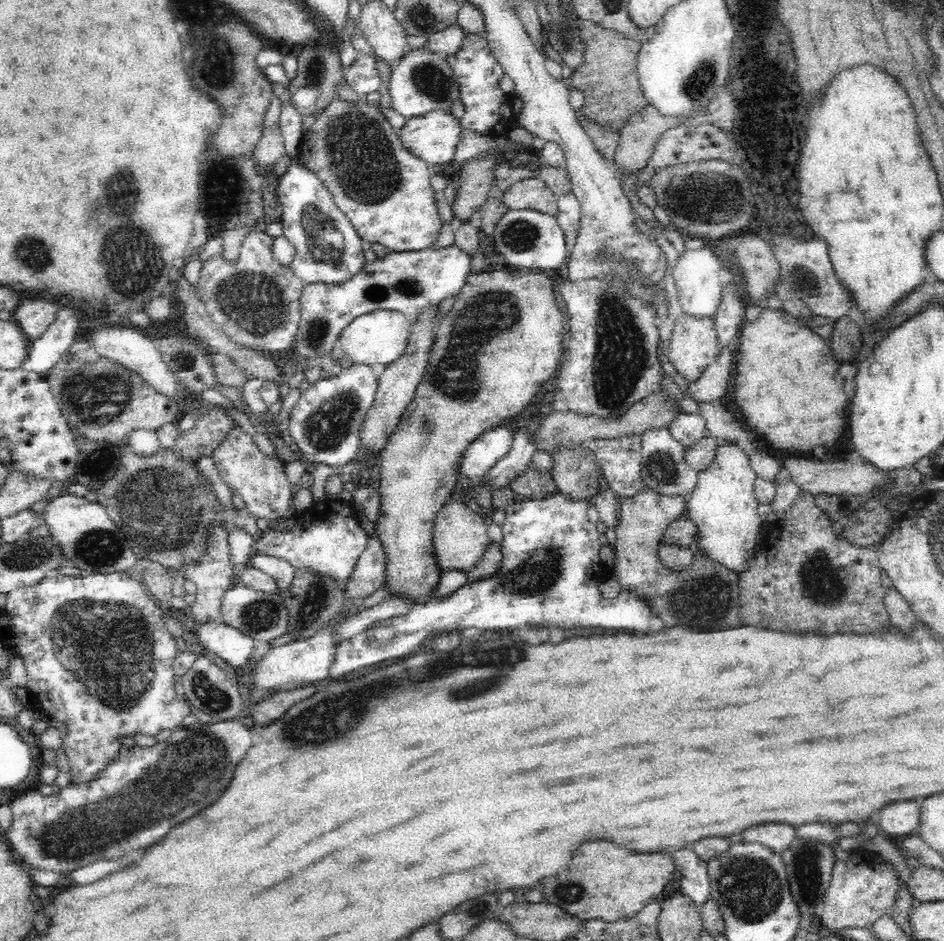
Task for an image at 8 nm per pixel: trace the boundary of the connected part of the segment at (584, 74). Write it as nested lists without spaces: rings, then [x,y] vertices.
[[[579,19],[576,25],[582,29],[580,37],[586,41],[586,62],[572,71],[571,85],[584,90],[586,105],[584,114],[599,124],[621,130],[627,118],[648,105],[644,89],[639,83],[637,71],[640,40],[631,40],[612,30],[600,28],[589,20]]]

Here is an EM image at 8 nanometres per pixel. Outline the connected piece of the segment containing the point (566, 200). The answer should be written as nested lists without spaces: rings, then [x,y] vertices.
[[[566,191],[557,196],[559,212],[556,214],[557,221],[560,227],[564,229],[566,240],[568,243],[568,258],[573,250],[573,245],[576,242],[580,219],[581,219],[581,204],[574,194],[574,191]]]

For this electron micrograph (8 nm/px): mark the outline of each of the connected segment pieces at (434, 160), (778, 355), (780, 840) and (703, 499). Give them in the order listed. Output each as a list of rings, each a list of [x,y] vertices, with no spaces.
[[[446,108],[410,117],[399,136],[412,153],[432,166],[454,160],[462,132],[464,127],[460,118]]]
[[[764,305],[762,314],[744,326],[736,341],[736,377],[734,394],[736,404],[744,412],[744,424],[748,432],[760,432],[772,446],[776,455],[800,456],[810,454],[814,446],[832,448],[847,438],[848,408],[851,399],[844,392],[844,377],[839,373],[839,364],[852,364],[860,358],[863,332],[848,316],[843,316],[834,324],[831,338],[825,339],[805,322],[796,319],[783,310],[771,310]]]
[[[758,824],[758,826],[748,826],[742,830],[743,841],[764,844],[772,851],[782,853],[796,837],[794,826],[790,824]]]
[[[718,442],[712,462],[705,469],[697,471],[696,486],[688,494],[686,515],[700,527],[700,535],[693,543],[695,550],[708,552],[712,559],[740,574],[744,563],[753,557],[760,541],[758,530],[762,520],[757,511],[759,502],[754,492],[754,482],[758,476],[752,470],[750,455],[738,443]]]

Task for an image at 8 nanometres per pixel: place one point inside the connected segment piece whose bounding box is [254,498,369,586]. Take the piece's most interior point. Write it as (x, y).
(327, 537)

